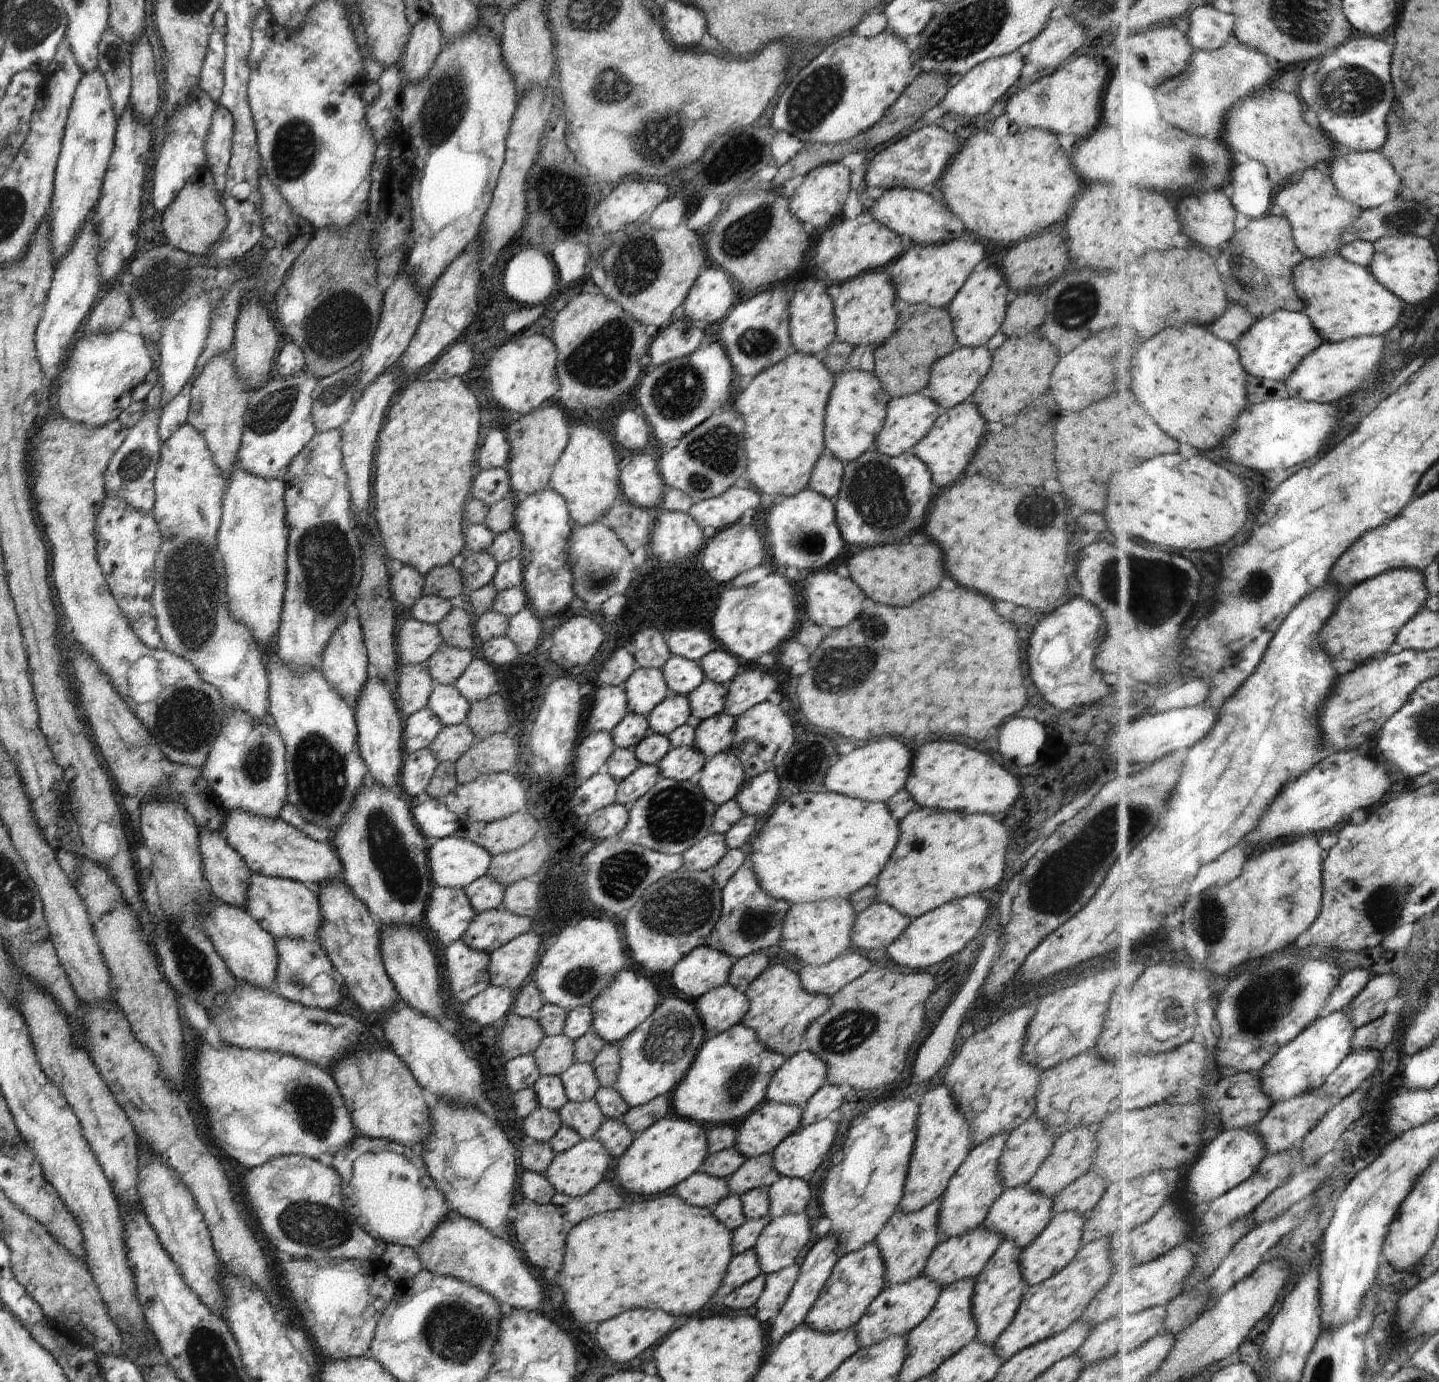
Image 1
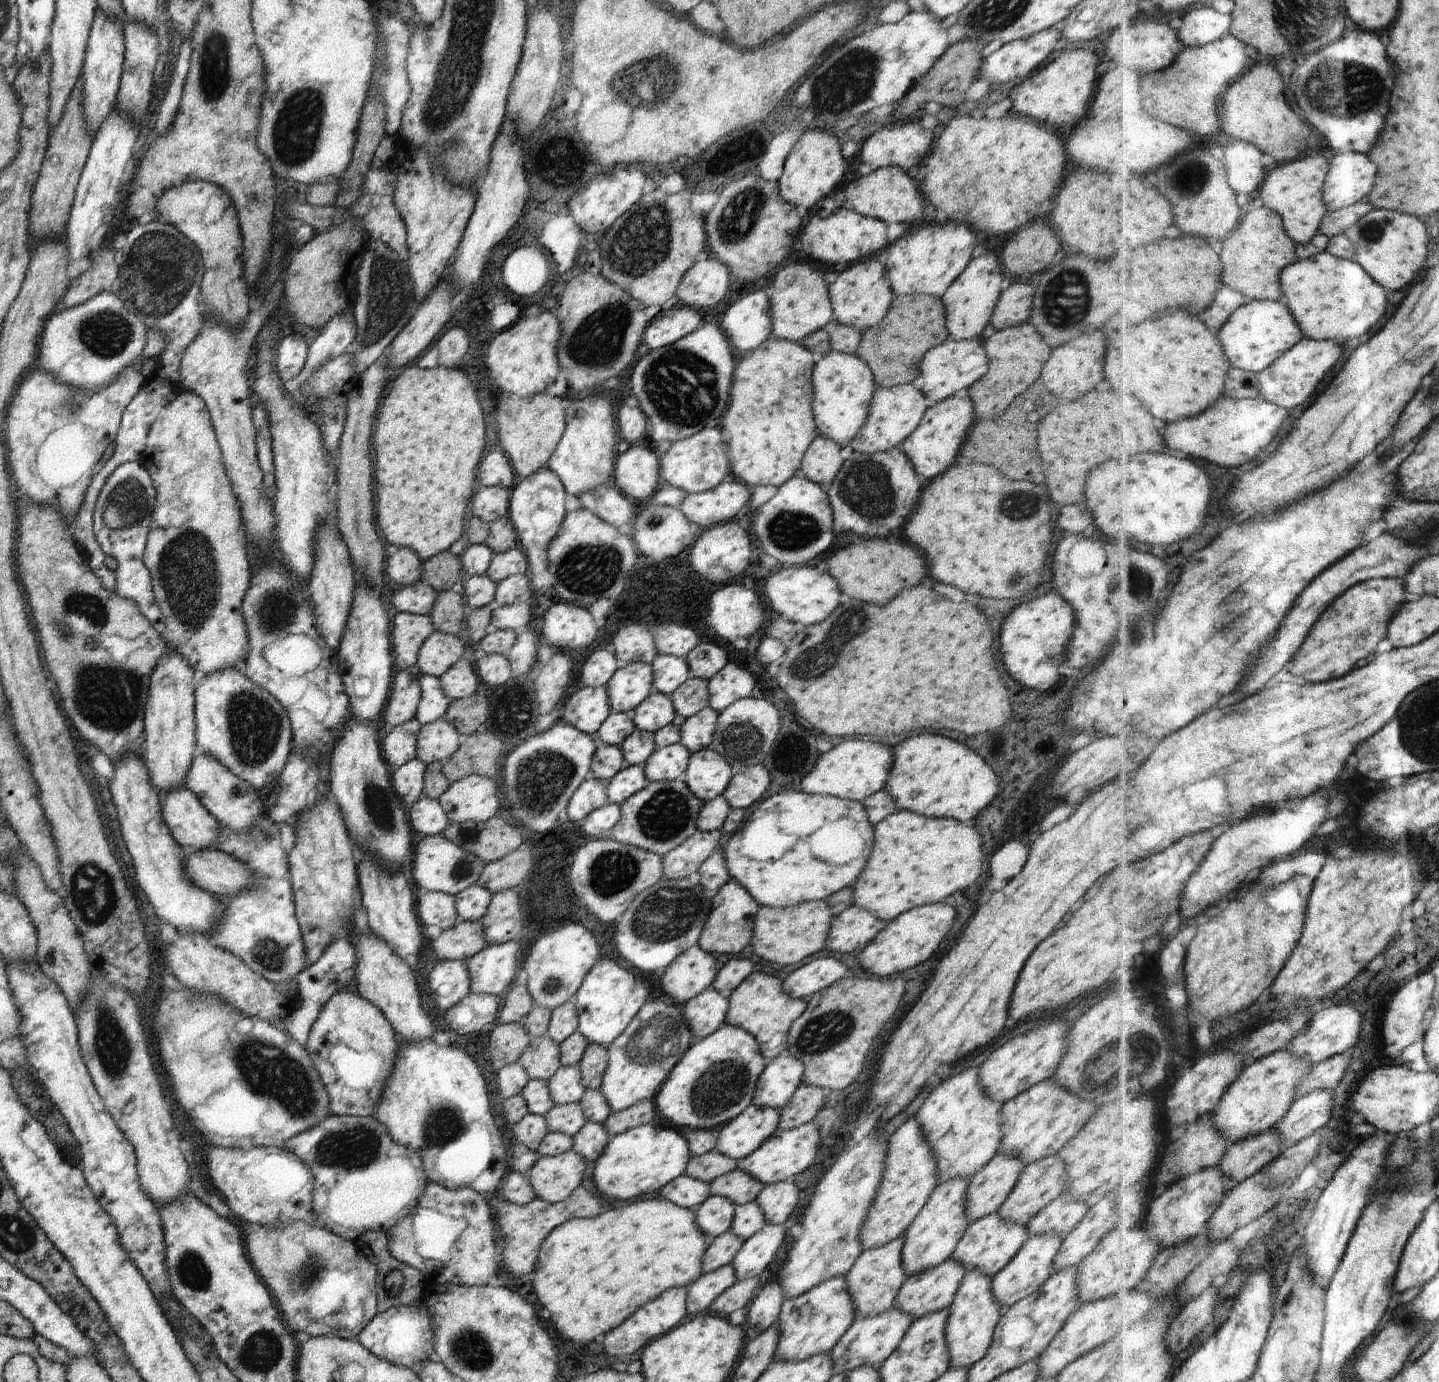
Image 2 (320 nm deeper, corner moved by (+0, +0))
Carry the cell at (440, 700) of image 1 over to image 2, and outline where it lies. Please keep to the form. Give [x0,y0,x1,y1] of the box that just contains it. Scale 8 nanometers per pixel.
[415,675,452,725]

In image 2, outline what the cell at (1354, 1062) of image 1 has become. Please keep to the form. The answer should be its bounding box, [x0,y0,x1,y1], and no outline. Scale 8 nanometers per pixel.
[1278,1091,1332,1144]

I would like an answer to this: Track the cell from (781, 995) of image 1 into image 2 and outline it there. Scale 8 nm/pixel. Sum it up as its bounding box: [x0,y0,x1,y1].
[725,972,807,1059]

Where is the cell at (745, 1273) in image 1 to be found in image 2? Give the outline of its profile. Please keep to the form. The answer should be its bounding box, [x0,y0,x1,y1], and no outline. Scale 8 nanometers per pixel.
[687,1265,738,1314]

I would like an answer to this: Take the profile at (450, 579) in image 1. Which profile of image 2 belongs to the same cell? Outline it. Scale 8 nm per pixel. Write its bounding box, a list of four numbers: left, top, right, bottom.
[421,549,463,593]

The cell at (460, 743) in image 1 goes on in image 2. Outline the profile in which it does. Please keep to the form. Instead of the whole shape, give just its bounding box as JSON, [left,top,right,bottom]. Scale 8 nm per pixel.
[417,718,463,763]

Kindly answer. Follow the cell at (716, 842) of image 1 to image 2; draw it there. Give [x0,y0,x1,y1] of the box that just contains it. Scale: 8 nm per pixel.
[662,829,721,879]

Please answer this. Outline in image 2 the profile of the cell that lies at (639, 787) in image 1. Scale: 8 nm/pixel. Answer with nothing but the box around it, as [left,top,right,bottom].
[607,766,650,805]

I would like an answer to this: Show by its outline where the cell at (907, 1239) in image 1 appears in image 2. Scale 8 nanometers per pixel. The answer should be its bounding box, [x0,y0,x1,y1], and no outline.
[845,1236,908,1319]

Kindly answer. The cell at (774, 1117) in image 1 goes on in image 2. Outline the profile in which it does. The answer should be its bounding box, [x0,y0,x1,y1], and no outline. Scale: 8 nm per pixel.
[715,1104,779,1159]

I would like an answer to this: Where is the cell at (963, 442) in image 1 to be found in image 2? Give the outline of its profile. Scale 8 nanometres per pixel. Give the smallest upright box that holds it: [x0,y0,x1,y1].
[898,395,977,482]

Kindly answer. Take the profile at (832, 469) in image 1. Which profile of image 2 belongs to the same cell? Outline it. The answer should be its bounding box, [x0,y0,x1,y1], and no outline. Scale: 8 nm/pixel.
[802,434,852,488]

